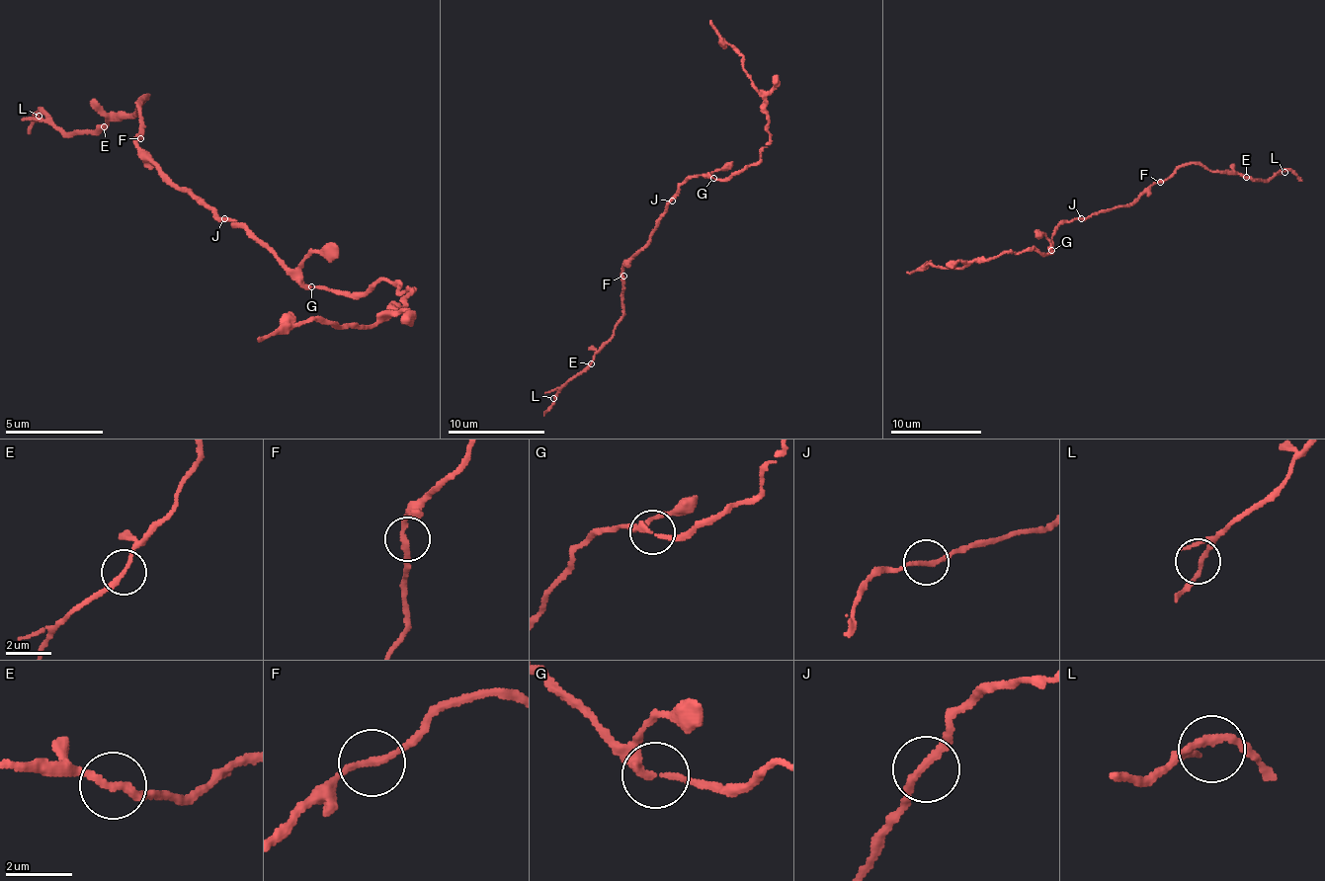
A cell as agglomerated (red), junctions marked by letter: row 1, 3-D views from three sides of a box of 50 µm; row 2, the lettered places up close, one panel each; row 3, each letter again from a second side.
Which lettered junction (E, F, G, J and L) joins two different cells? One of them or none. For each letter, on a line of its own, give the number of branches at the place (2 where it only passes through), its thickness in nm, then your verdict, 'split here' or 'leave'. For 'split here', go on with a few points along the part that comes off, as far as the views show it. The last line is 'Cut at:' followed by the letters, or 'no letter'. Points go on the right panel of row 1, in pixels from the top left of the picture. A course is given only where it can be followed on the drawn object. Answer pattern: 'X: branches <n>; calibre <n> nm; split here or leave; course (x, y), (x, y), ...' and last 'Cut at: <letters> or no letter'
E: branches 2; calibre 220 nm; leave
F: branches 2; calibre 200 nm; leave
G: branches 2; calibre 240 nm; leave
J: branches 2; calibre 200 nm; leave
L: branches 2; calibre 200 nm; leave
Cut at: no letter

